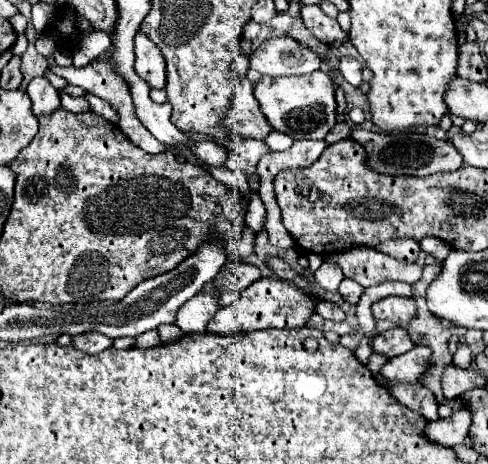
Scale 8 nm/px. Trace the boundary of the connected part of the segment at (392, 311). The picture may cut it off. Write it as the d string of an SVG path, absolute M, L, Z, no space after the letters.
M390 296L372 304L372 314L376 320L400 322L400 326L408 326L408 322L416 316L416 300Z

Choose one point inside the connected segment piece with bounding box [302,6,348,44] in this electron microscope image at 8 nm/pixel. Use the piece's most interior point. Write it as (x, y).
(324, 28)

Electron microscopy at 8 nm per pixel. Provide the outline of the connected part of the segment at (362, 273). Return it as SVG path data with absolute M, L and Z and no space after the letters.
M352 248L324 258L340 264L344 270L344 276L356 280L364 288L370 288L388 280L416 284L422 276L422 268L416 262L406 264L374 248Z

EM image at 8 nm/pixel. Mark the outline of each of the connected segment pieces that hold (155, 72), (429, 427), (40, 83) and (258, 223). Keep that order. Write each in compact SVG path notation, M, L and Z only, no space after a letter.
M136 32L136 72L150 84L150 88L164 88L166 84L166 60L160 48L150 42L144 32Z
M462 408L462 410L454 412L450 418L428 422L424 428L424 436L434 444L452 448L468 436L470 422L472 422L472 418L468 416L468 410Z
M36 76L30 80L28 96L32 100L32 110L36 116L48 114L48 112L54 112L56 108L60 108L58 90L44 76Z
M250 190L250 202L248 202L245 223L257 234L265 229L265 222L266 208L258 196L258 190Z

